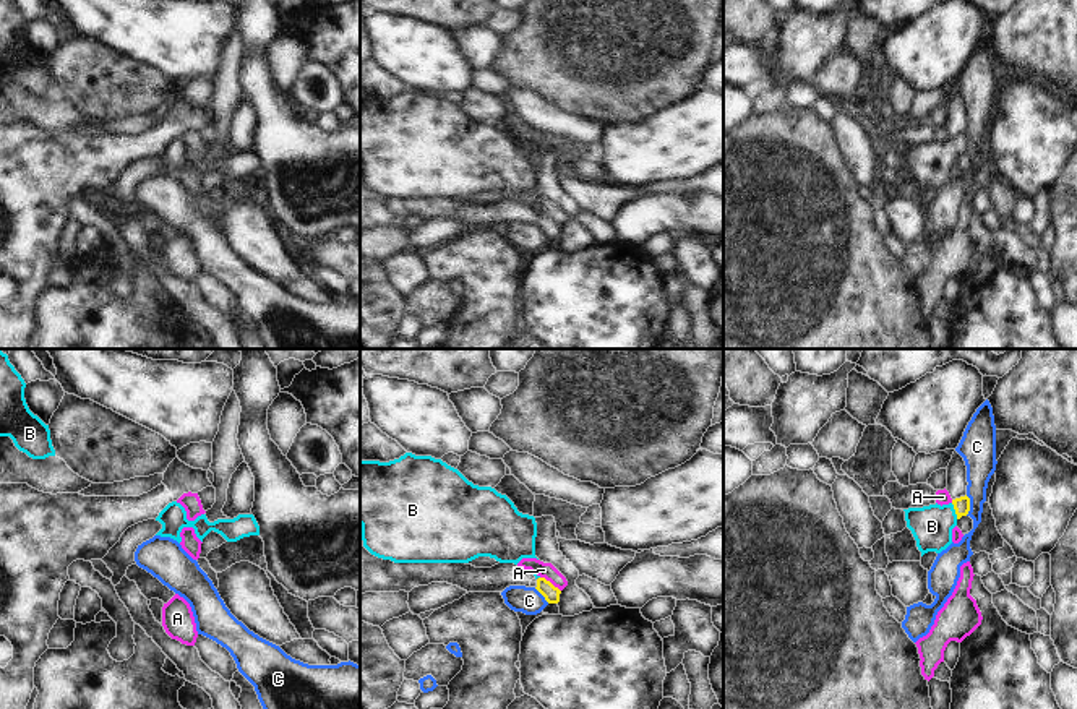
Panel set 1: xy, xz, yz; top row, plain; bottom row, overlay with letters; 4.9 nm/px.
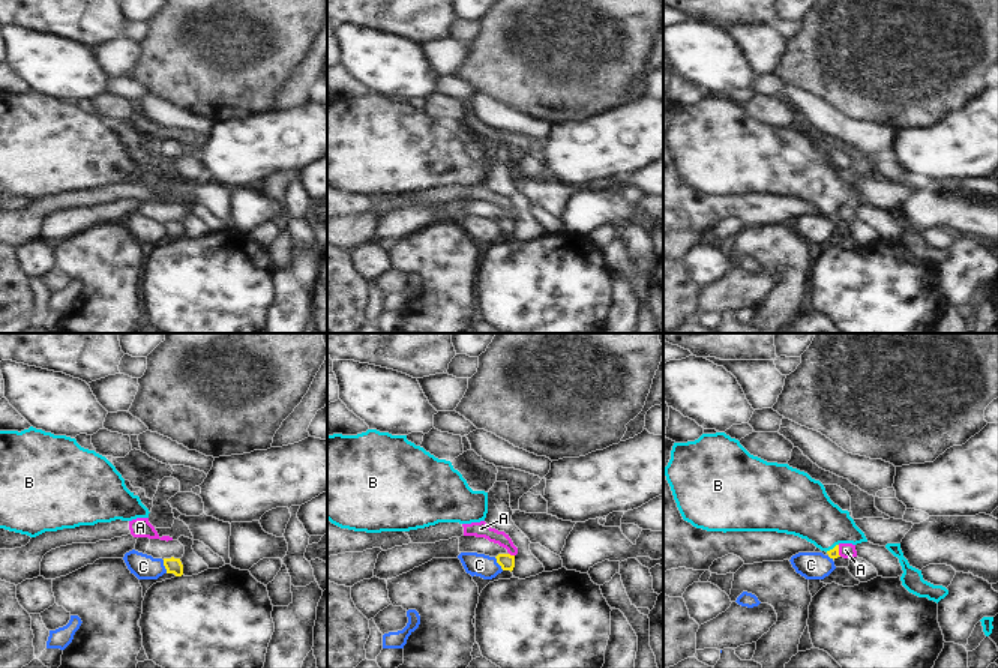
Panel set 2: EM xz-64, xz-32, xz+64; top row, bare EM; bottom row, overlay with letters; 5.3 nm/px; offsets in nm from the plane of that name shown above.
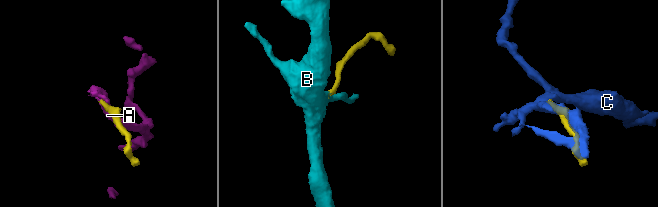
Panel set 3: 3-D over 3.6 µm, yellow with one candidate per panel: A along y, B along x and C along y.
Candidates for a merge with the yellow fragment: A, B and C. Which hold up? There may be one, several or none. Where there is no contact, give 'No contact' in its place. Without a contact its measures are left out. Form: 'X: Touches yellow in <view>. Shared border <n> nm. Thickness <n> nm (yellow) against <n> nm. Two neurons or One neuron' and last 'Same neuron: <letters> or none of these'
A: Touches yellow in xz. Shared border 130 nm. Thickness 80 nm (yellow) against 80 nm. Two neurons
B: Touches yellow in yz. Shared border 90 nm. Thickness 80 nm (yellow) against 200 nm. One neuron
C: Touches yellow in yz. Shared border 100 nm. Thickness 80 nm (yellow) against 160 nm. Two neurons
Same neuron: B

